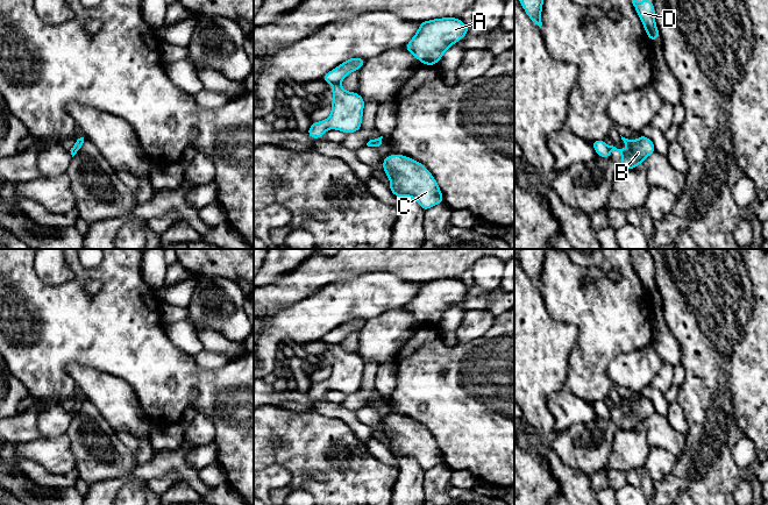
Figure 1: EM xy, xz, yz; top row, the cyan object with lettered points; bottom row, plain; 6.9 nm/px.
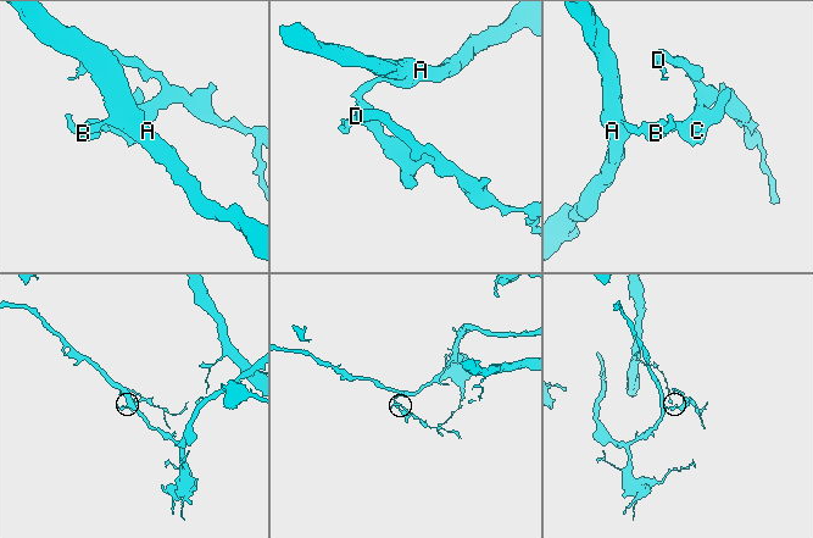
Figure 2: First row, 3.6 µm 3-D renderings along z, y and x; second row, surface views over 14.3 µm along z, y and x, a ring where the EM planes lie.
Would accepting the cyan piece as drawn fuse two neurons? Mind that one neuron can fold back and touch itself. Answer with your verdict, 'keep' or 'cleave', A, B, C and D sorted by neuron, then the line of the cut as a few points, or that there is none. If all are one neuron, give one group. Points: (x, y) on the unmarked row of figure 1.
cleave; groups A / B C D; cut xz (339, 342), (332, 346)

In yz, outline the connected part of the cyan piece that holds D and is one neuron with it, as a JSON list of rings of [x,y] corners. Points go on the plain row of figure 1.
[[[632,259],[632,264],[640,278],[641,284],[643,285],[645,292],[648,296],[650,303],[660,298],[660,292],[656,287],[655,282],[655,269],[650,259],[645,259],[639,263],[635,259]]]

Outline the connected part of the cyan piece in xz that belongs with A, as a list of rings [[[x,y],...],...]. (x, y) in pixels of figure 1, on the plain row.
[[[458,278],[424,282],[405,310],[424,326],[436,326],[445,312],[467,297],[468,291]]]

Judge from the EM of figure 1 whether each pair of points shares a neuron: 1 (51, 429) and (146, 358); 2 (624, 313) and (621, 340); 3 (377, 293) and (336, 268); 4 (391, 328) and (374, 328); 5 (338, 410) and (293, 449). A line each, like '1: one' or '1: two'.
1: two
2: one
3: two
4: one
5: two

